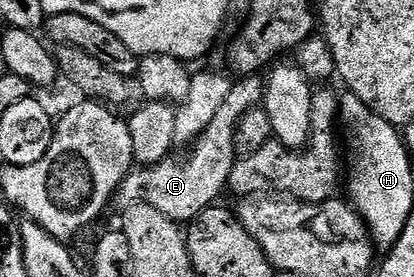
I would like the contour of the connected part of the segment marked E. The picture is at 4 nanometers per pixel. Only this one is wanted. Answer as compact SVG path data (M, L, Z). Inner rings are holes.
M238 77L233 82L233 87L227 96L227 100L223 100L223 108L219 108L219 112L215 112L215 120L211 120L211 124L207 124L207 128L198 136L197 141L188 147L189 155L186 158L170 156L154 166L137 166L130 170L121 182L121 187L117 189L116 201L118 203L122 202L122 207L125 208L138 206L142 202L159 212L163 212L163 216L167 216L172 222L178 224L192 222L195 216L199 216L199 212L203 212L208 206L214 205L220 199L217 197L221 193L226 193L231 168L238 159L235 152L235 132L239 128L239 120L249 110L258 109L262 105L264 97L265 87L260 77Z

